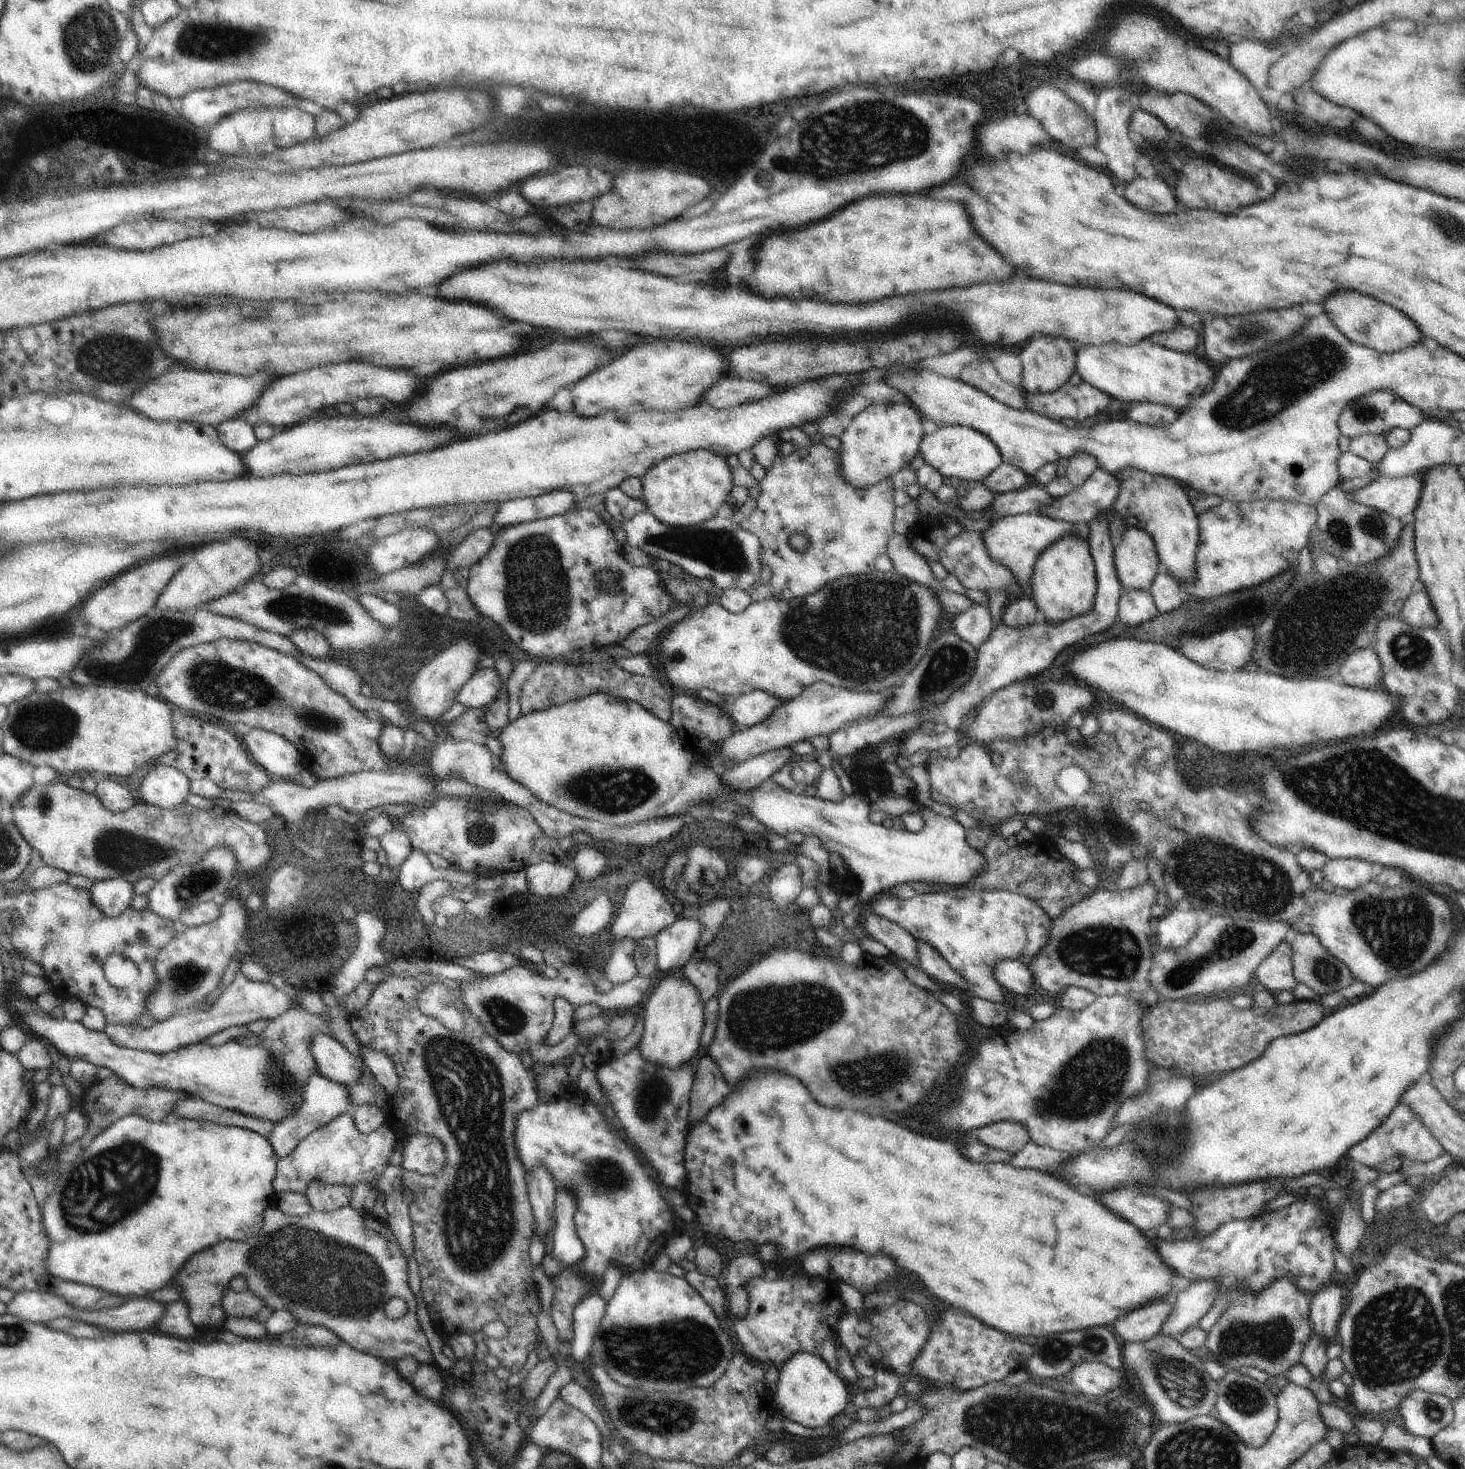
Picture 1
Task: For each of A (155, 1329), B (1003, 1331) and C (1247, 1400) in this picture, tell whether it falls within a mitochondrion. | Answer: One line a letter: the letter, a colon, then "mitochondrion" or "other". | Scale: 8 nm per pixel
A: other
B: other
C: mitochondrion

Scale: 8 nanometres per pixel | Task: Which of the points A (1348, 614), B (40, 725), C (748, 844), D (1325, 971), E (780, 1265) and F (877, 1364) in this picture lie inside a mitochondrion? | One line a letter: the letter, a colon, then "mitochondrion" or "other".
A: mitochondrion
B: mitochondrion
C: other
D: mitochondrion
E: other
F: other

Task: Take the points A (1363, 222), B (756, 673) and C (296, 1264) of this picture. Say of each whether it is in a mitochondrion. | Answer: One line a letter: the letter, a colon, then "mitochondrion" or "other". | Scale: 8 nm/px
A: other
B: other
C: mitochondrion

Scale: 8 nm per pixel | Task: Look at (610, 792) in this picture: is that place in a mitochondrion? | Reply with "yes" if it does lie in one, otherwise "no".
yes

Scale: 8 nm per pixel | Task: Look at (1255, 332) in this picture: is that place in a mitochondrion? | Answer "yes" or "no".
yes

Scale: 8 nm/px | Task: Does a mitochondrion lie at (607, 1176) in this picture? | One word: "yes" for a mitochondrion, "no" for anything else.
yes

